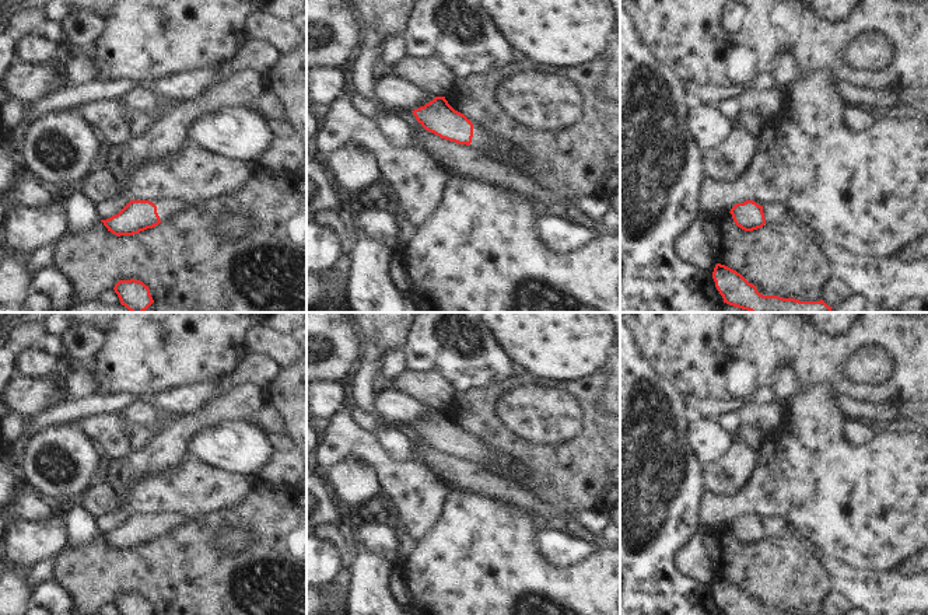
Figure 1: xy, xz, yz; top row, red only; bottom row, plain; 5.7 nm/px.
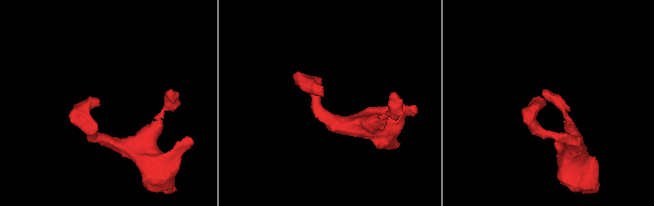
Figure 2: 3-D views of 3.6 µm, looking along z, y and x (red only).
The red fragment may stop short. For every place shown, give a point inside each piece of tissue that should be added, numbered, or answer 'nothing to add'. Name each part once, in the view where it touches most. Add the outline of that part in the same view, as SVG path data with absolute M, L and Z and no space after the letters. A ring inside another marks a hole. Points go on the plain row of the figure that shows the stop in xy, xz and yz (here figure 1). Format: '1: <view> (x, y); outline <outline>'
1: xz (496, 461); outline M473 437L470 459L500 475L511 474L519 479L530 478L530 474L525 468L519 467L508 454L488 447L479 437Z

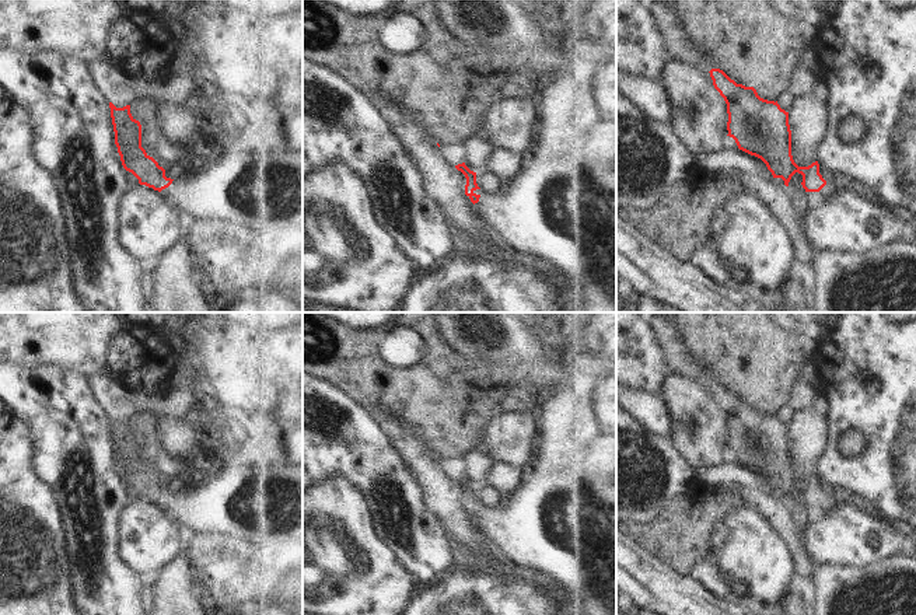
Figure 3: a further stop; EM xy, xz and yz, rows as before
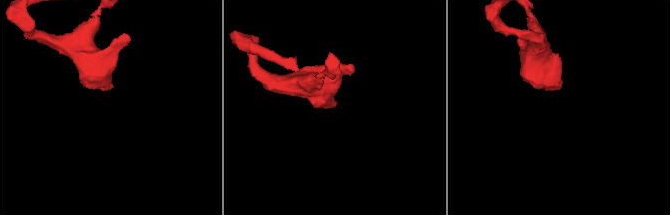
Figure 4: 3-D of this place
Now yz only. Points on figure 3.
1: yz (831, 502); outline M833 495L833 496L826 496L826 499L819 504L819 507L822 509L822 511L825 514L833 511L839 503L842 502L842 496L839 495Z

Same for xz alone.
1: xz (572, 545); outline M609 489L590 492L584 502L567 502L564 495L555 499L549 493L545 502L503 503L475 517L475 528L506 558L556 587L570 607L570 615L616 615L616 496L608 500L608 493Z

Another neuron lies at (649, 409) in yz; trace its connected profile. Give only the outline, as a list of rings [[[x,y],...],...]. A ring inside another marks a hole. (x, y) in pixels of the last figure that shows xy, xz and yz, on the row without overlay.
[[[616,382],[616,401],[637,419],[650,434],[671,438],[671,420],[662,395],[626,389]]]

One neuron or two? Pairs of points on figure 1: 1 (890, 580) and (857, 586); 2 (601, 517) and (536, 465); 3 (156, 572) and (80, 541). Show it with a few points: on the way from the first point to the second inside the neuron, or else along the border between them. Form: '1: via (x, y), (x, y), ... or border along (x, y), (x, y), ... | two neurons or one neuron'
1: via (882, 587), (865, 587) | one neuron
2: border along (605, 510), (577, 510), (571, 514) | two neurons
3: border along (98, 534), (83, 548), (63, 559) | two neurons

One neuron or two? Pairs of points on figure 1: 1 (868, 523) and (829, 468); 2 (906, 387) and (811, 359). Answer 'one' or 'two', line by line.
1: one
2: one

